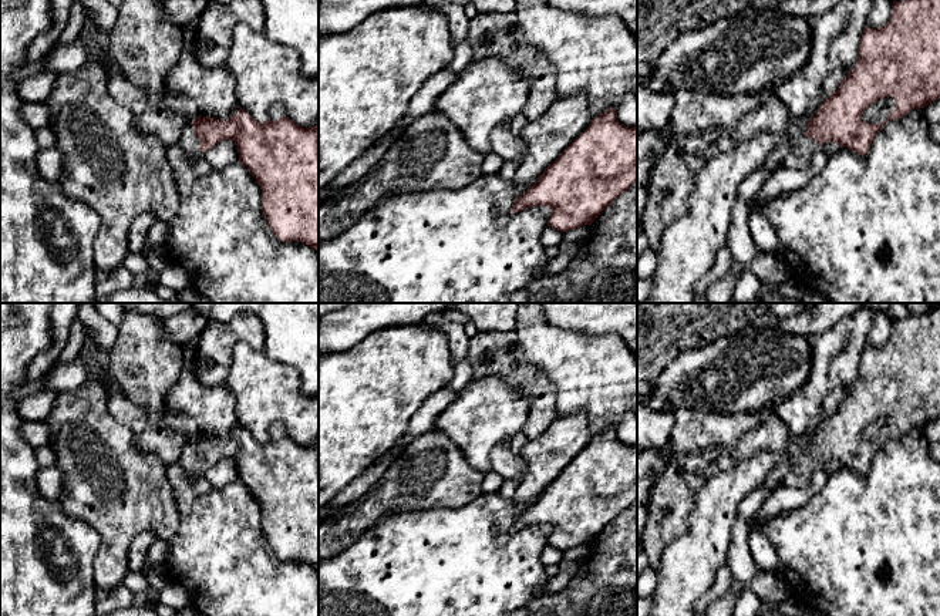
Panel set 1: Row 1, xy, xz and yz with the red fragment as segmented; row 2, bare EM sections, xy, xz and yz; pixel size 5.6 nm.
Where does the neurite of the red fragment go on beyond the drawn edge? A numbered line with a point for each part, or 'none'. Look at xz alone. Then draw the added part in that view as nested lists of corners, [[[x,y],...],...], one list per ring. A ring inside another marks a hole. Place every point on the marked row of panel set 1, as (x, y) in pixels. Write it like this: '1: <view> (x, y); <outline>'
none

